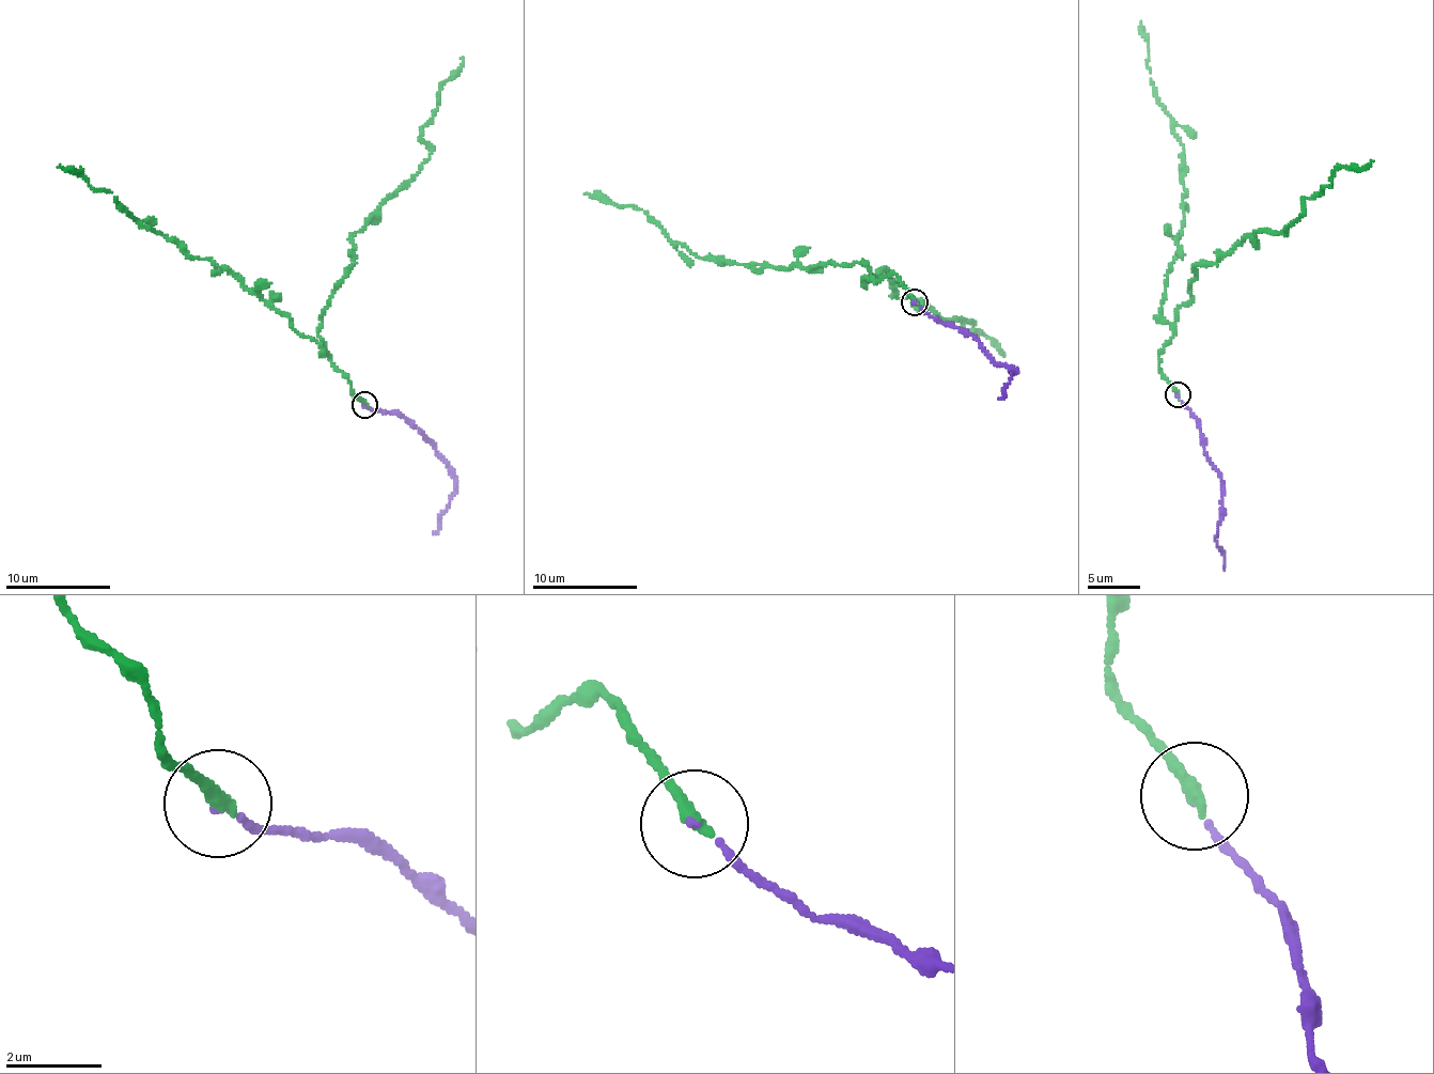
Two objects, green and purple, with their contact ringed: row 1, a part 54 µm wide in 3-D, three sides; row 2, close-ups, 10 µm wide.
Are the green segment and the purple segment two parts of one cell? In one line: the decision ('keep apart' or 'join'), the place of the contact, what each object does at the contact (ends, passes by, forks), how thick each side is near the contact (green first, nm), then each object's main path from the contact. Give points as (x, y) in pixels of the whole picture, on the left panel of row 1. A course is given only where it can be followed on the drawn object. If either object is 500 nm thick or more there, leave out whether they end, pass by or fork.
join; place (364, 405); green ends; purple ends; calibres 300 and 90 nm; course green (365, 404), (351, 393), (348, 379), (317, 336), (357, 232), (430, 156), (420, 130), (463, 57); course purple (365, 406), (398, 414), (433, 446), (446, 464), (454, 495), (433, 533)

